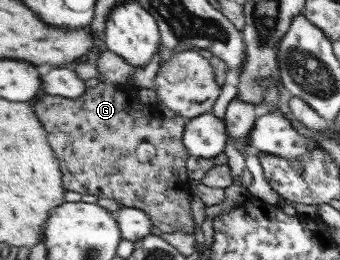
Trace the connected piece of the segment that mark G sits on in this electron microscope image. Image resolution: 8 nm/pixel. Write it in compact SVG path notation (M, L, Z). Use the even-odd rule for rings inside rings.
M102 81L95 87L88 87L85 95L78 98L52 96L45 92L36 96L33 103L36 114L48 131L48 140L51 141L56 158L63 168L63 184L67 190L81 195L94 194L99 198L110 198L123 207L143 210L150 215L163 234L194 234L194 214L190 206L194 192L190 188L192 178L187 169L191 155L183 141L189 119L181 115L164 118L153 108L140 102L138 90L138 87L128 82L114 85ZM144 142L152 144L156 154L151 160L140 162L136 152Z

